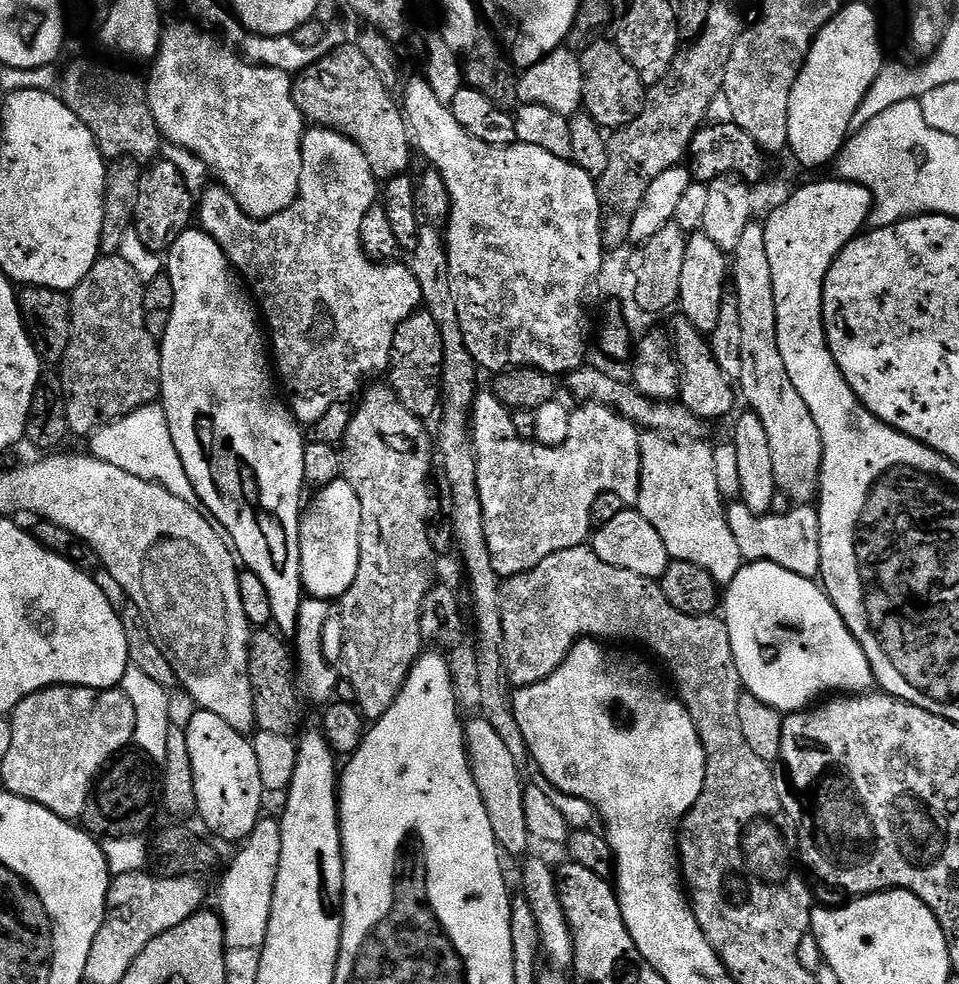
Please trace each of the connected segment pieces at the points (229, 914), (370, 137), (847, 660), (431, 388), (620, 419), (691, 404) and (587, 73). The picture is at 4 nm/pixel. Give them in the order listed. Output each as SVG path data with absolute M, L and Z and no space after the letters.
M261 818L252 833L237 848L240 849L220 884L218 915L224 922L224 942L228 948L238 950L261 949L268 936L274 886L278 878L278 862L282 858L279 819Z
M355 46L340 48L329 56L313 59L312 65L305 68L303 73L295 77L292 85L292 97L298 110L313 125L321 128L333 128L343 136L349 136L366 154L366 162L370 162L370 170L375 174L377 181L387 182L393 176L403 176L409 171L408 163L414 157L414 148L410 143L410 129L401 105L393 93L382 82L378 70Z
M753 560L745 563L741 567L739 574L732 579L732 583L727 585L726 591L723 593L722 619L730 634L730 646L734 650L734 662L738 666L740 682L746 689L747 695L757 696L761 702L778 709L782 714L791 714L807 709L813 702L821 699L819 696L823 692L832 692L828 694L864 694L871 689L868 687L873 687L874 677L872 675L872 667L862 650L862 646L856 641L854 634L850 634L846 622L838 614L838 610L832 604L831 598L828 597L827 592L824 591L823 587L815 579L794 574L790 570L786 570L769 560Z
M423 310L412 313L406 322L396 328L392 343L392 357L386 369L387 383L394 389L396 396L410 410L410 414L421 418L435 417L442 404L442 334L438 334L438 326L434 318Z
M490 390L481 391L472 404L470 439L476 455L478 498L482 500L486 546L490 562L502 578L530 571L555 552L577 547L576 523L589 523L588 511L598 494L618 494L626 506L635 505L640 496L642 436L636 425L606 404L584 402L579 407L572 412L566 438L551 448L537 444L535 440L523 440L514 430L512 412Z
M676 314L673 318L670 335L676 350L676 361L680 364L679 403L702 422L720 420L728 415L731 417L732 407L735 406L736 400L738 404L738 396L734 391L733 381L726 379L714 358L709 337L698 331L682 314Z
M597 38L592 45L580 56L580 65L584 71L584 102L583 107L589 116L596 119L597 124L605 130L619 130L625 128L630 122L638 118L638 114L644 108L646 95L646 81L640 77L638 70L626 62L622 50L611 39Z

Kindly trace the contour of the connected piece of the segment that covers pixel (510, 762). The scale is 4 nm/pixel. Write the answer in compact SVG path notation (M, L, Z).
M483 718L475 719L464 724L464 742L468 749L468 765L472 768L478 794L482 794L482 806L486 806L486 814L490 814L490 827L494 829L494 838L501 849L512 856L523 857L529 851L527 848L528 844L530 845L530 837L524 806L526 784L525 781L520 781L521 765L502 743L502 738L498 738L494 726L490 726L490 722Z

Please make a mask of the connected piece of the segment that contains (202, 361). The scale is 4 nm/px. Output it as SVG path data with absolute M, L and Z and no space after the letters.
M196 226L186 229L178 238L178 242L174 242L174 246L168 249L166 253L166 274L174 286L174 310L170 314L170 326L166 326L166 334L159 341L160 369L162 370L159 399L163 403L164 413L170 426L170 438L174 438L174 450L178 450L178 458L182 458L182 466L186 470L186 478L190 478L190 482L196 491L195 499L202 505L203 511L226 533L239 563L247 571L258 574L262 586L266 586L266 594L270 596L272 624L281 633L295 633L296 619L299 616L299 608L302 601L302 585L300 583L300 522L302 519L302 503L300 504L300 495L306 492L304 483L304 445L306 436L304 437L300 433L302 431L301 425L296 417L293 416L291 408L278 395L278 388L274 383L273 373L270 371L270 352L266 347L266 332L262 327L262 320L258 315L257 305L254 303L249 289L245 287L239 275L234 271L232 263L225 258L222 248L214 242L214 238L210 238Z

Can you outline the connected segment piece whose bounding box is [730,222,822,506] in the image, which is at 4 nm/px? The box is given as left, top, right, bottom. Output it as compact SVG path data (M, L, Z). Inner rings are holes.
M753 222L742 230L742 242L738 242L730 268L731 281L736 282L734 295L742 314L742 374L738 388L743 403L745 400L750 411L758 414L766 430L777 493L789 496L793 505L811 505L820 491L822 438L818 426L814 426L814 418L810 418L810 410L806 410L806 402L802 402L798 390L794 390L794 382L790 382L790 374L786 374L782 354L778 354L774 286L770 282L763 223Z

